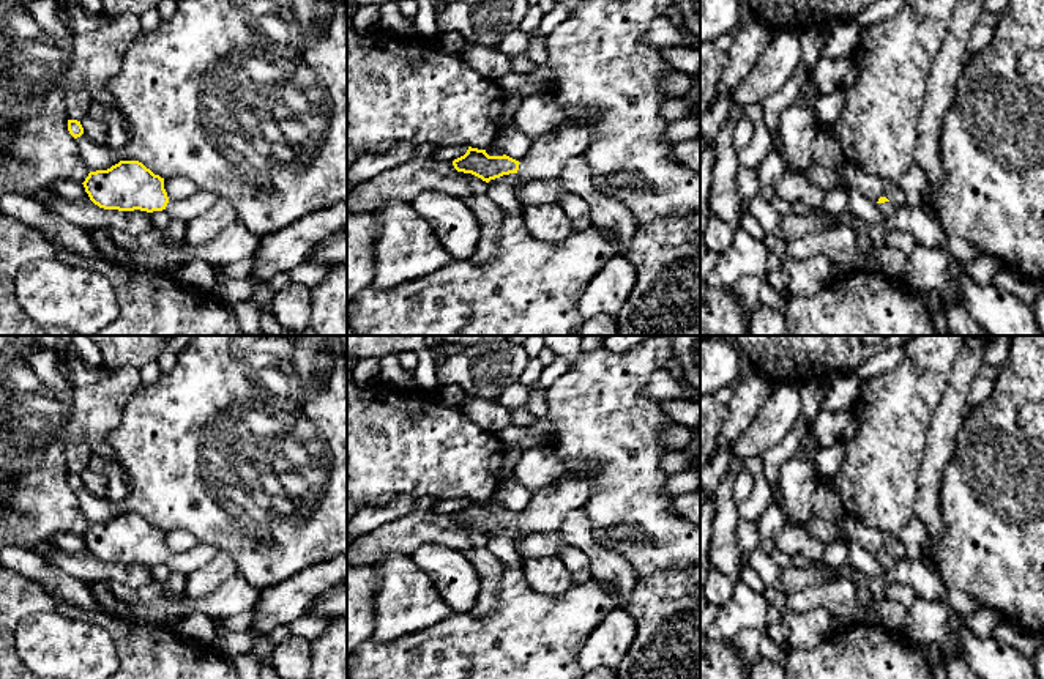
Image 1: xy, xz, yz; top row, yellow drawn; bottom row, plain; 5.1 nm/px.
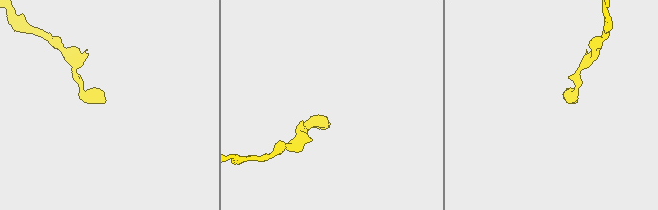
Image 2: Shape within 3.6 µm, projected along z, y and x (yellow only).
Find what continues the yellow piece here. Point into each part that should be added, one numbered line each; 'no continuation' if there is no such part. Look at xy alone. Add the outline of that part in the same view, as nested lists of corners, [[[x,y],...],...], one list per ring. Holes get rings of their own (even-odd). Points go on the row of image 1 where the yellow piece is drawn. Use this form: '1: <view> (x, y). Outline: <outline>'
1: xy (185, 210). Outline: [[[197,191],[189,199],[169,200],[166,211],[172,219],[180,219],[183,222],[188,222],[208,211],[218,200],[219,197],[214,195],[213,192]]]

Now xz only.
1: xz (548, 155). Outline: [[[558,124],[533,140],[527,156],[519,164],[517,175],[524,181],[557,180],[568,161],[584,156],[590,142],[588,128]]]

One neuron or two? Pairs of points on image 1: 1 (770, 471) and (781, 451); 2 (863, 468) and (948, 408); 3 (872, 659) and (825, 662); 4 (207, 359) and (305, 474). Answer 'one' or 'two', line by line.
1: one
2: two
3: one
4: one

